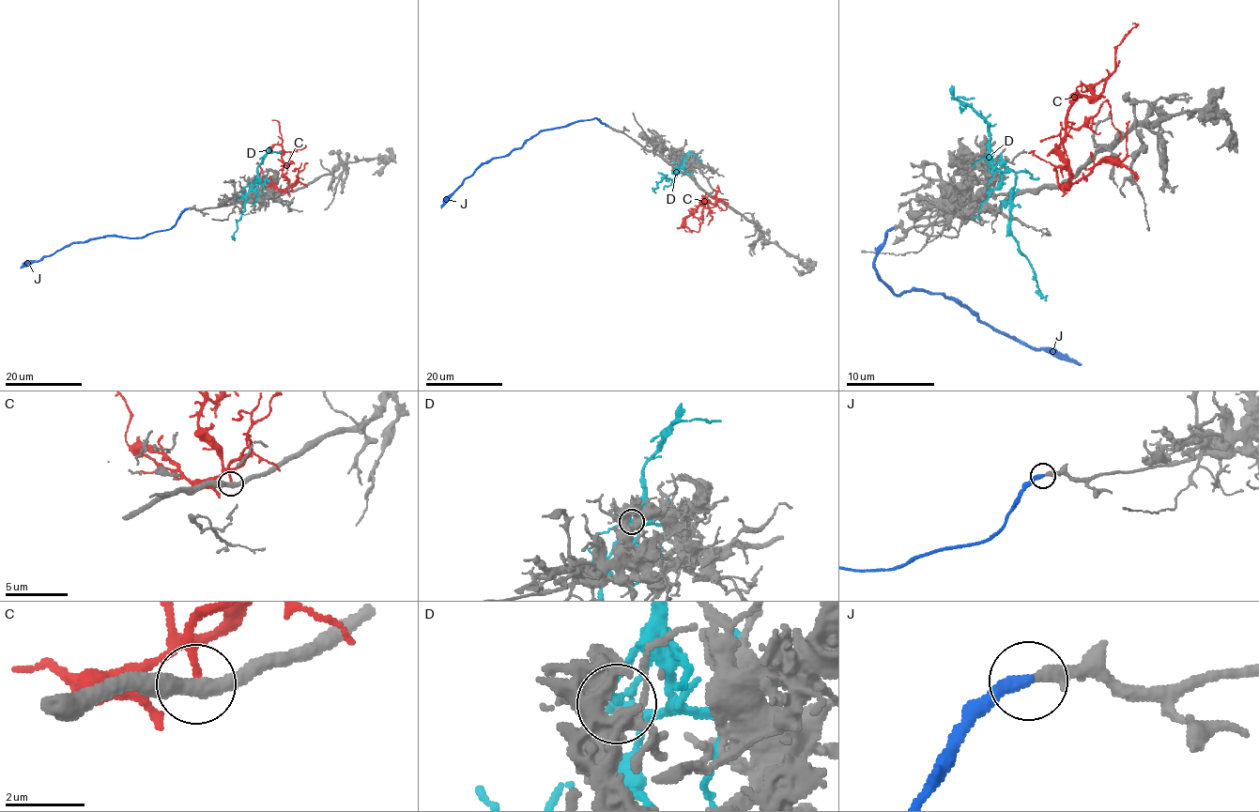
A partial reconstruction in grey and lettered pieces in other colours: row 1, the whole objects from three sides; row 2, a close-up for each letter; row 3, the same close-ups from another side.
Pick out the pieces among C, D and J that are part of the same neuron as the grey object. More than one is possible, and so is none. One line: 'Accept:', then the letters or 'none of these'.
Accept: J

